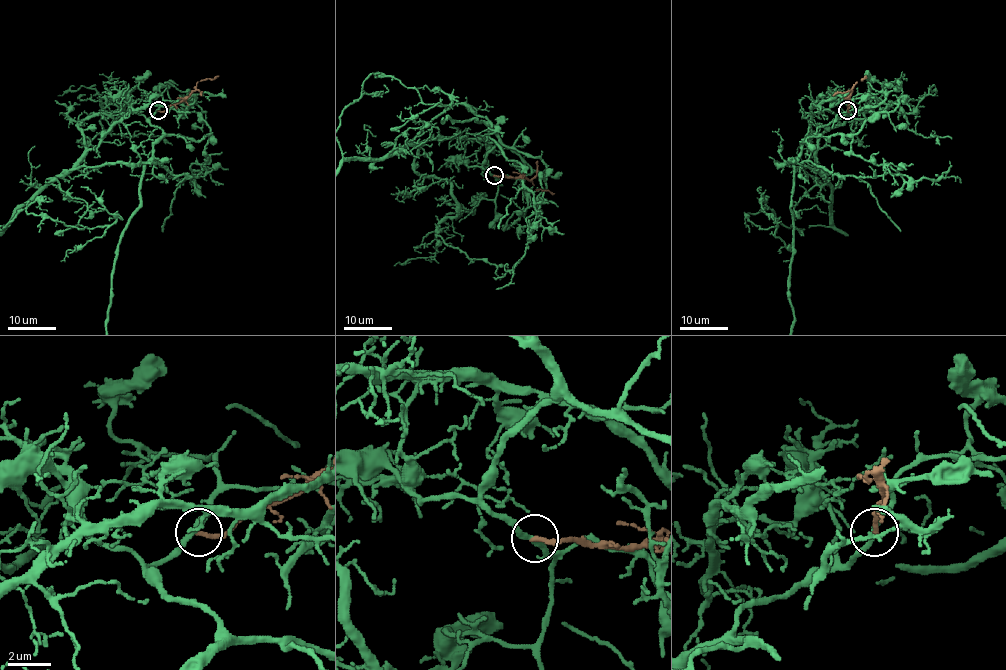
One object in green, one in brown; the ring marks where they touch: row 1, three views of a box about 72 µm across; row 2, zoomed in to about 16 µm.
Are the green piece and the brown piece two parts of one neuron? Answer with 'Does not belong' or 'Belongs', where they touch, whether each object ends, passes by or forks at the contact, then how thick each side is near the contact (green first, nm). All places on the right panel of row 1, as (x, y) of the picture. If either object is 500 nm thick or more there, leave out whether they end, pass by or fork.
Does not belong. Place: (847, 110). At the ring green passes by. At the ring brown ends. Thickness 280 nm (green) against 240 nm

